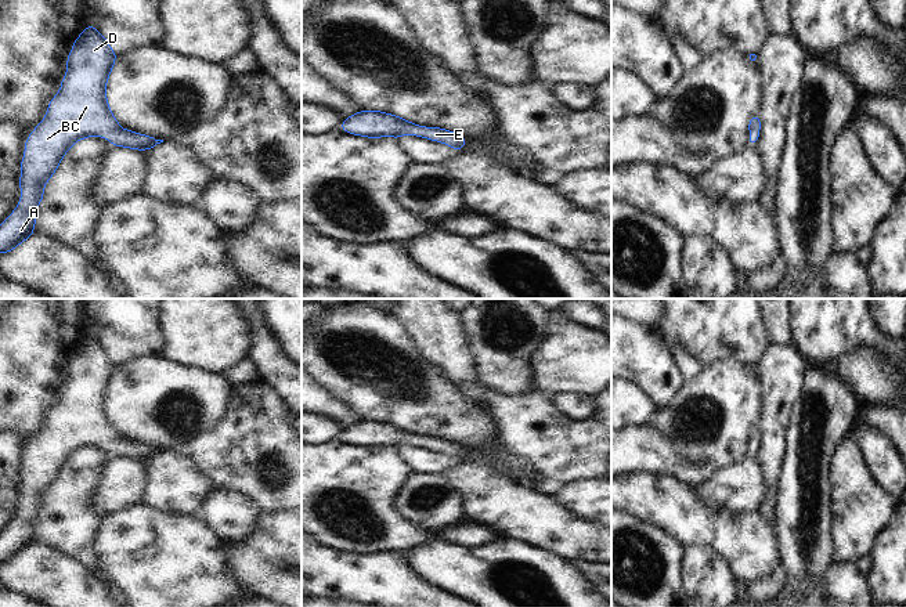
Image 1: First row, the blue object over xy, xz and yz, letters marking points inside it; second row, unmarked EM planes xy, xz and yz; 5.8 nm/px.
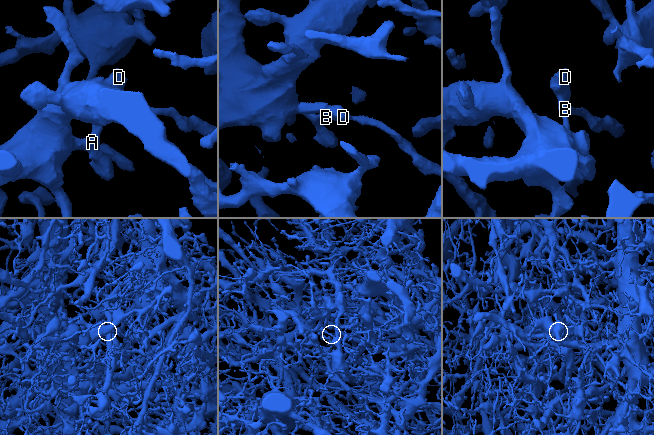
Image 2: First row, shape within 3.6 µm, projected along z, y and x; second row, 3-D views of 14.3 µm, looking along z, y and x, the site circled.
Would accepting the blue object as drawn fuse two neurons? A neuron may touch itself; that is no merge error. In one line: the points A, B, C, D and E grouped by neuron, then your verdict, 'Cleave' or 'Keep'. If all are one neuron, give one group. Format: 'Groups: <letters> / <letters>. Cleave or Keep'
Groups: A B C D E. Keep.

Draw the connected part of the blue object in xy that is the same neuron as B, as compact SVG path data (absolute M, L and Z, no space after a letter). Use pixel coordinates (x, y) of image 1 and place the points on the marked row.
M90 25L73 43L61 91L50 101L46 118L25 142L19 178L22 196L0 225L0 254L35 235L36 207L41 202L44 184L76 141L98 136L108 138L113 147L142 151L163 142L120 129L111 113L105 84L116 57L105 37Z

